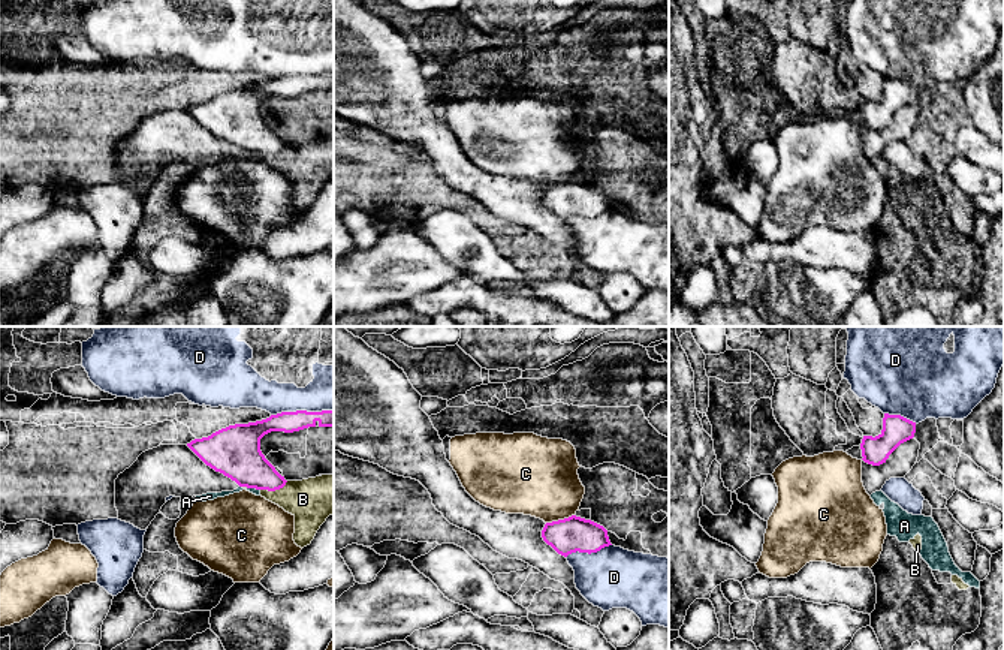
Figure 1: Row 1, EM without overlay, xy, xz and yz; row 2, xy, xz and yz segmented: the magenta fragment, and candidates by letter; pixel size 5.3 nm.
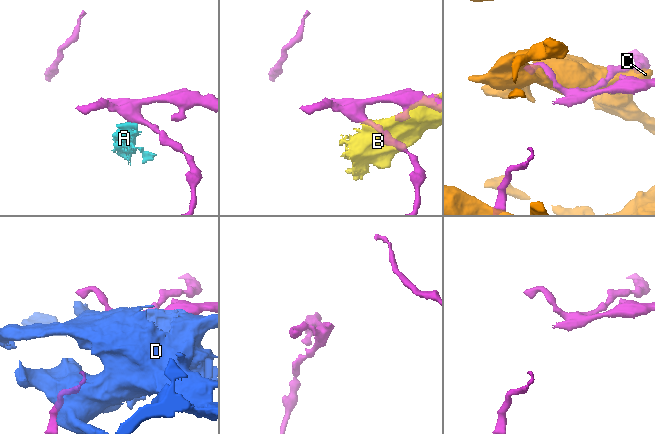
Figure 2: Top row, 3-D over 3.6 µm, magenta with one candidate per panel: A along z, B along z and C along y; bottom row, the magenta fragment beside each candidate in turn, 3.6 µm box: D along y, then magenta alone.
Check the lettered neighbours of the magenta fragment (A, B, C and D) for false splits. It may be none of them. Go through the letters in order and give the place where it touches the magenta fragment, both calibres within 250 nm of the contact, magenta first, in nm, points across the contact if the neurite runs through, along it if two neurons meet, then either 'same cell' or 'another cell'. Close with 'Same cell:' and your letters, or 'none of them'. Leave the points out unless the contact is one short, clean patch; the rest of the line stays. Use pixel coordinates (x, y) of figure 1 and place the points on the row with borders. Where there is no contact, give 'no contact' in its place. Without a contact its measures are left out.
A: meets magenta in xy at (253, 487); 280 nm thick on the magenta side, 50 nm on the other; another cell
B: meets magenta in xy at (274, 490); 240 nm thick on the magenta side, 240 nm on the other; another cell
C: meets magenta in xz at (560, 520); 190 nm thick on the magenta side, 400 nm on the other; another cell
D: meets magenta in xy at (301, 411); 110 nm thick on the magenta side, 240 nm on the other; another cell
Same cell: none of them

